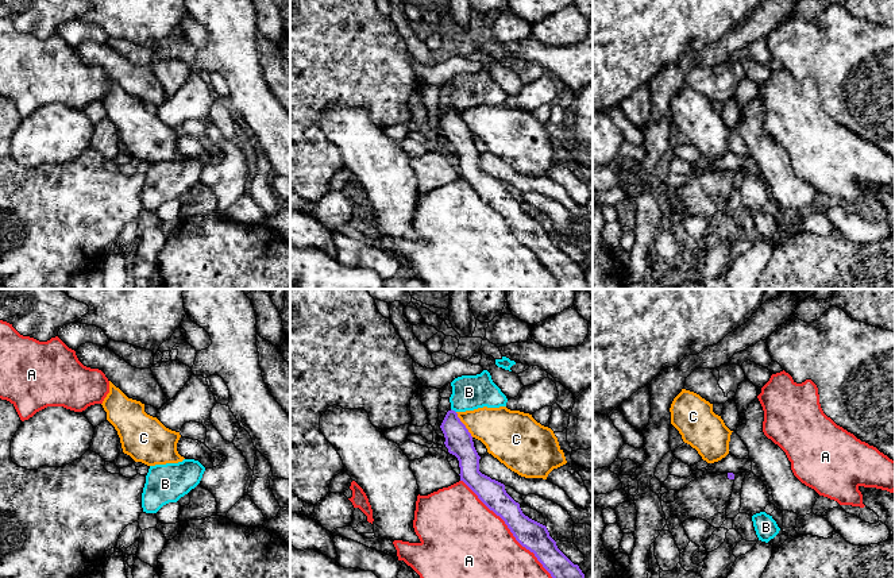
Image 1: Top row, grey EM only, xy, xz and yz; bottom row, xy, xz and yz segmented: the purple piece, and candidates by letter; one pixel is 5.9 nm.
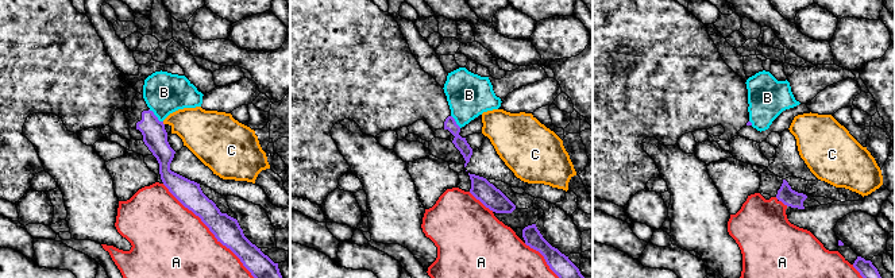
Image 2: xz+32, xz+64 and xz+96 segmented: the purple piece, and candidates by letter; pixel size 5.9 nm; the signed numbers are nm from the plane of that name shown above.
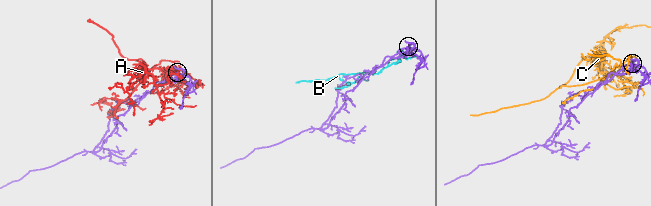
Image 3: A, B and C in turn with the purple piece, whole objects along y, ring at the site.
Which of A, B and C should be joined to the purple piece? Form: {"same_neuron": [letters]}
{"same_neuron": []}

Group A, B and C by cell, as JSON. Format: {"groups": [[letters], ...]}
{"groups": [["A"], ["B"], ["C"]]}

